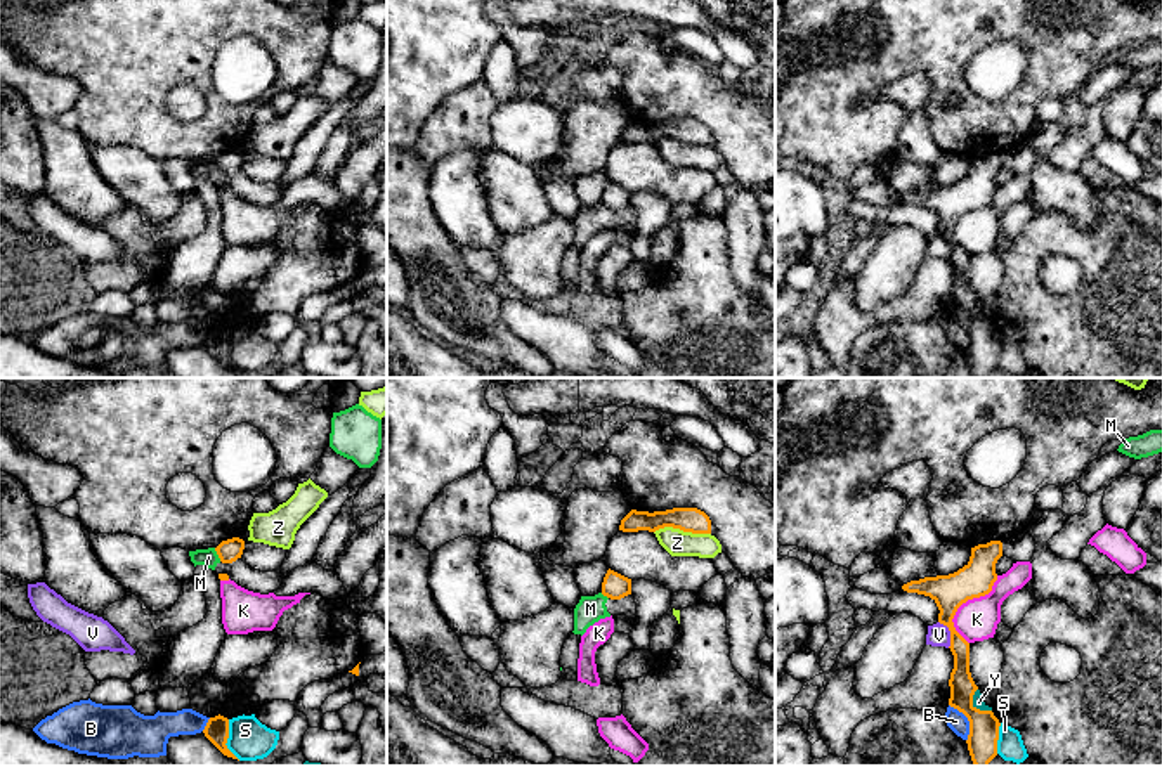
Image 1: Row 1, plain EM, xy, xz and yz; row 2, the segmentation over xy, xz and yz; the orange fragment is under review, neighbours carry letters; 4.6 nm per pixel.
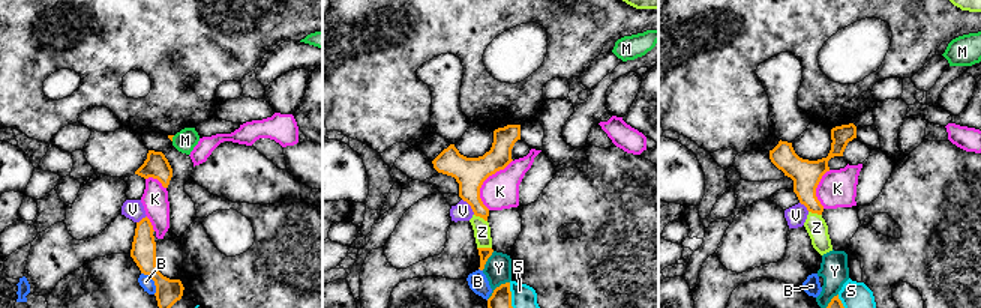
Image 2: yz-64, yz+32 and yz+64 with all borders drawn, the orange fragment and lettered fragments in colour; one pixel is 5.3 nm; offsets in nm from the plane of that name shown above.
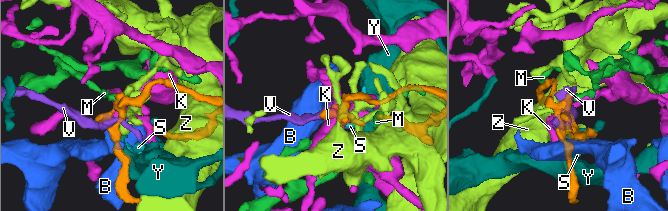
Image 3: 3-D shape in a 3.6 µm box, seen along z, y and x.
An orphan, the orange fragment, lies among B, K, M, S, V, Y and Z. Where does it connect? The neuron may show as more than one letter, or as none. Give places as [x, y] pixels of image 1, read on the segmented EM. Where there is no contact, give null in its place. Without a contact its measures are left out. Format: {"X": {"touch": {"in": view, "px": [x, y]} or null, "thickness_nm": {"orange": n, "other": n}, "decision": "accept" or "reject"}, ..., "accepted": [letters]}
{"B": {"touch": {"in": "yz", "px": [968, 720]}, "thickness_nm": {"orange": 140, "other": 90}, "decision": "reject"}, "K": {"touch": {"in": "yz", "px": [963, 602]}, "thickness_nm": {"orange": 160, "other": 200}, "decision": "reject"}, "M": {"touch": {"in": "xy", "px": [217, 553]}, "thickness_nm": {"orange": 100, "other": 80}, "decision": "reject"}, "S": {"touch": {"in": "yz", "px": [998, 739]}, "thickness_nm": {"orange": 140, "other": 130}, "decision": "reject"}, "V": {"touch": {"in": "yz", "px": [951, 633]}, "thickness_nm": {"orange": 160, "other": 110}, "decision": "reject"}, "Y": {"touch": {"in": "yz", "px": [975, 707]}, "thickness_nm": {"orange": 140, "other": 50}, "decision": "reject"}, "Z": {"touch": {"in": "xz", "px": [682, 529]}, "thickness_nm": {"orange": 120, "other": 120}, "decision": "reject"}, "accepted": []}

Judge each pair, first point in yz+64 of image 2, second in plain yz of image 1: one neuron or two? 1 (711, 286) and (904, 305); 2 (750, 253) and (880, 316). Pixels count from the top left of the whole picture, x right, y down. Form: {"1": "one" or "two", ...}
{"1": "one", "2": "two"}

